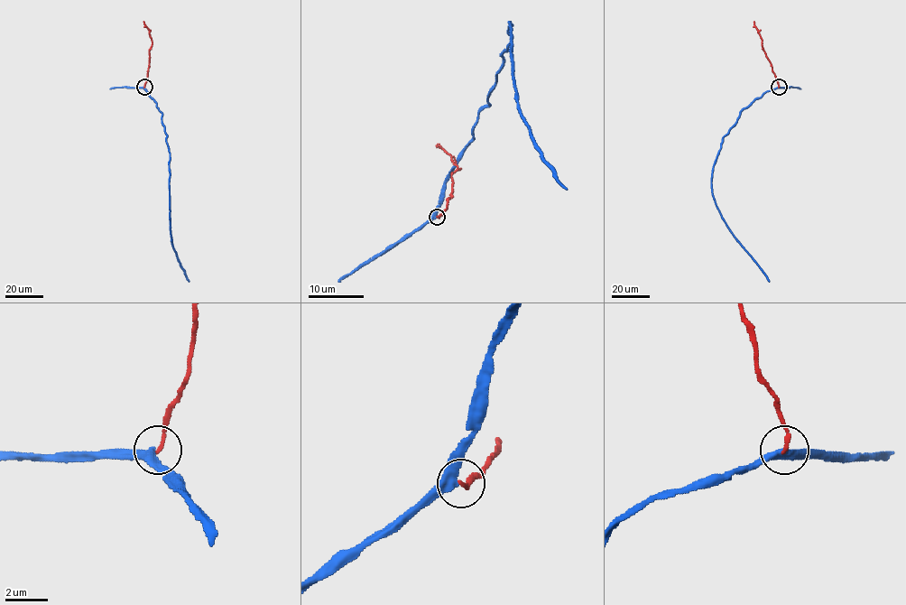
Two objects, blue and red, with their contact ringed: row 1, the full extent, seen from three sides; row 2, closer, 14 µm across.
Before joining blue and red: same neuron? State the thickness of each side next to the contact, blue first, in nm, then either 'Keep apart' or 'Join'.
Thickness 340 nm (blue) against 180 nm. Keep apart

